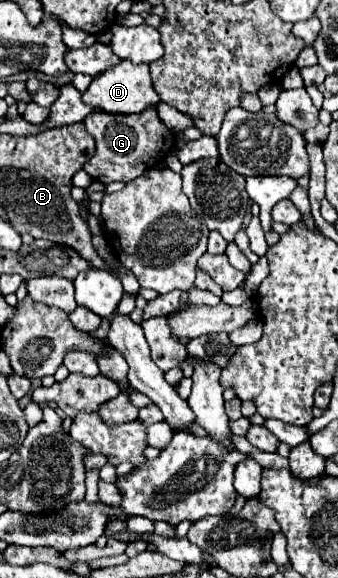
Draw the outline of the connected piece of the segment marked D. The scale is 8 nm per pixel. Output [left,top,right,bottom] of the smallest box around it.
[83,61,159,113]

